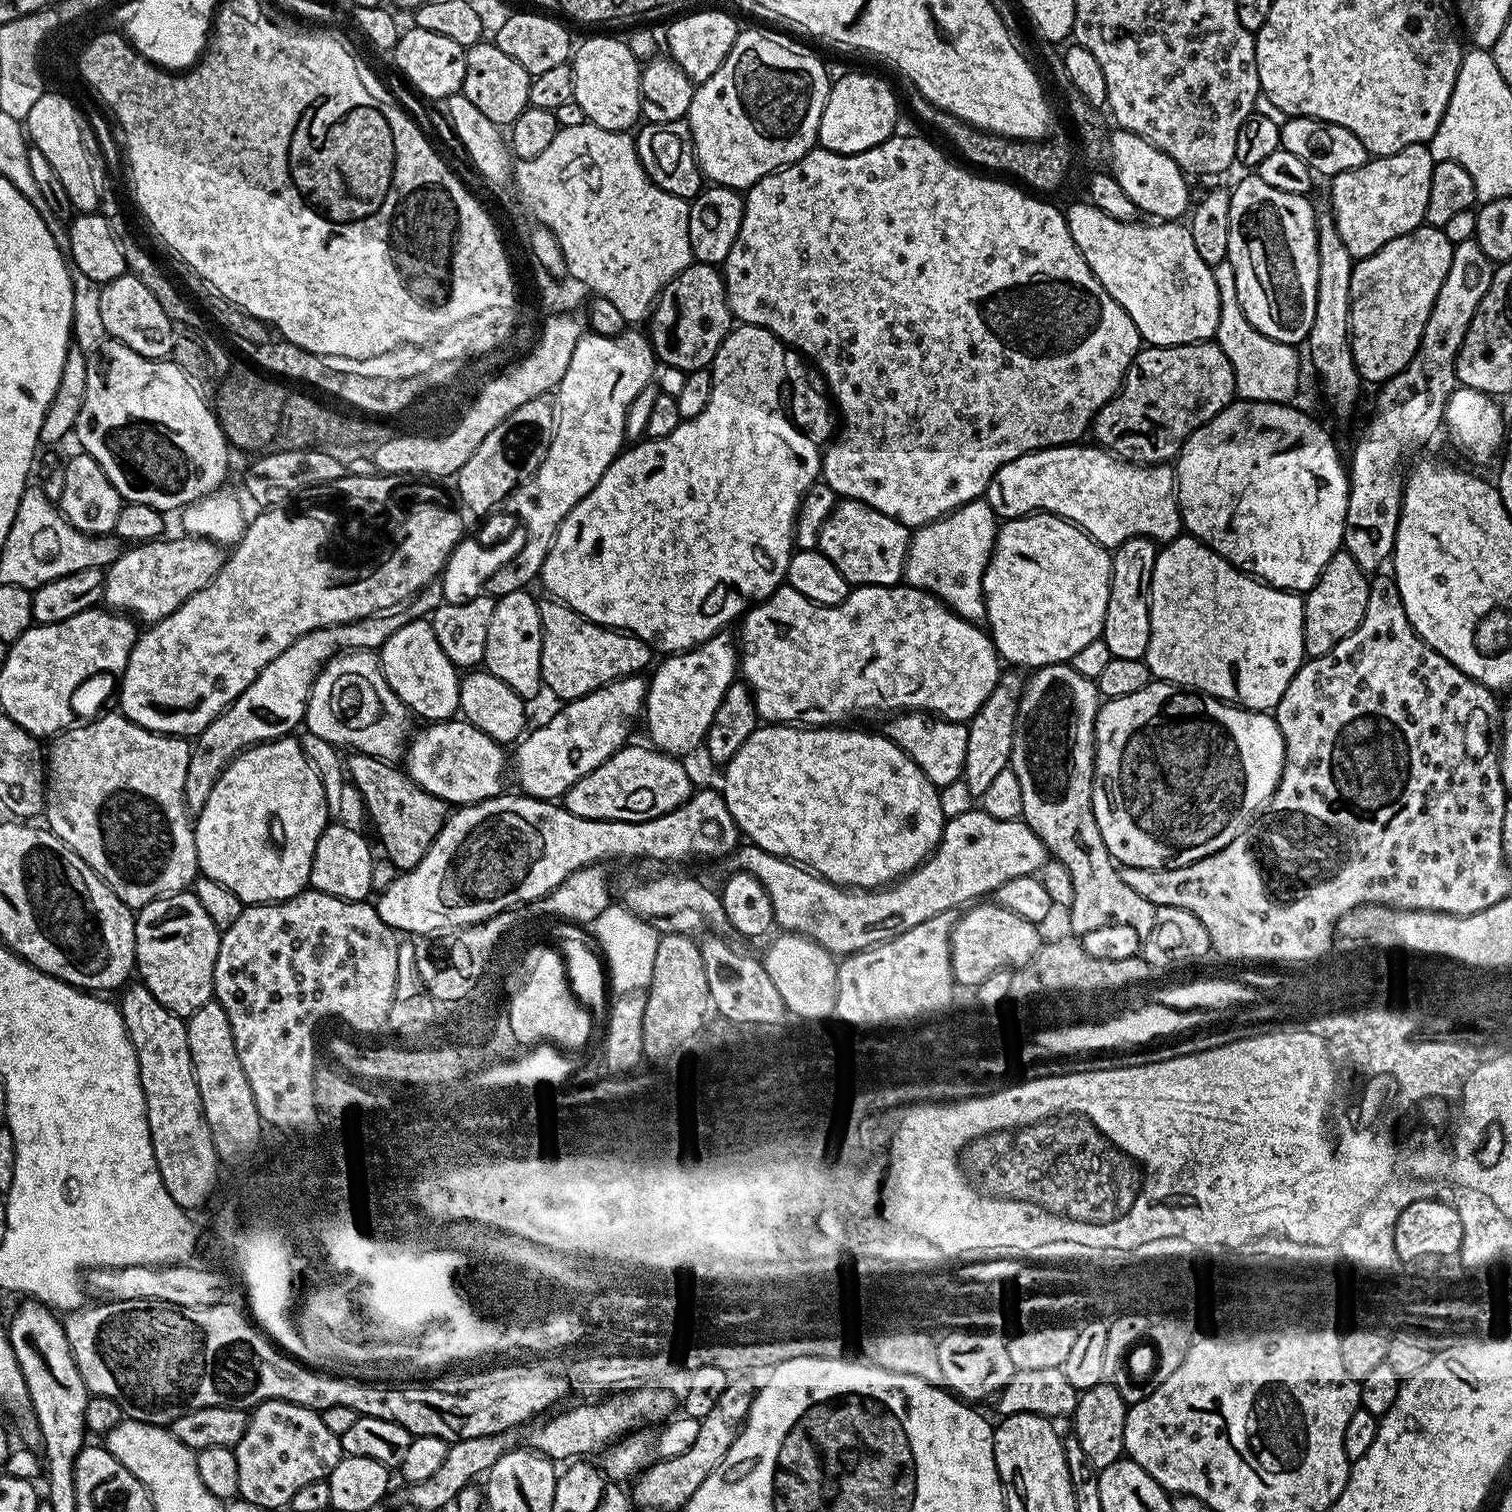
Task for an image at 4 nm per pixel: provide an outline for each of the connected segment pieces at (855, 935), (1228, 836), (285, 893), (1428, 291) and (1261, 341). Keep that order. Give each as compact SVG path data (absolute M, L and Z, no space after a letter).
M983 810L975 811L960 812L957 816L949 815L944 821L944 833L936 843L932 855L913 872L900 877L891 886L882 888L853 890L831 884L824 877L805 868L803 864L770 854L751 842L741 843L732 853L730 863L733 864L732 868L735 871L752 875L765 888L770 906L773 907L774 924L777 929L780 927L785 933L810 938L833 956L843 958L852 955L853 952L861 952L867 948L874 948L877 944L884 944L898 934L906 934L906 930L918 926L918 922L926 922L926 918L934 918L938 914L952 912L960 907L963 909L987 897L984 896L987 892L988 895L994 894L1006 882L1010 882L1010 878L1022 878L1039 873L1044 861L1049 859L1048 850L1038 838L1038 834L1034 834L1034 830L1030 830L1030 826L1025 824L1023 819L990 818L990 814Z
M1153 679L1138 694L1126 698L1105 699L1096 715L1096 775L1092 781L1092 809L1102 830L1102 842L1117 865L1125 868L1181 868L1190 866L1218 850L1222 850L1244 829L1249 820L1267 805L1268 799L1280 785L1280 775L1284 769L1284 739L1275 719L1268 712L1253 712L1214 696L1206 696L1195 690L1185 690L1179 684L1168 684L1164 680Z
M295 735L283 736L281 740L270 740L266 744L253 744L251 748L244 749L222 770L222 774L214 782L210 796L206 798L206 806L202 806L200 815L195 817L196 830L196 867L206 879L212 879L221 884L226 890L232 891L243 901L250 904L273 904L279 900L289 900L305 891L309 887L308 879L314 862L314 850L318 846L318 838L330 823L328 799L324 793L322 782L314 770L314 766L306 758L299 739Z
M1421 226L1412 232L1402 234L1374 254L1357 259L1352 265L1350 278L1350 326L1352 327L1352 353L1356 369L1360 371L1361 381L1383 382L1398 374L1414 358L1420 345L1422 330L1430 318L1434 298L1446 282L1450 270L1453 245L1446 238L1444 229Z
M1227 262L1212 269L1214 282L1218 286L1220 313L1214 343L1230 358L1234 366L1236 394L1241 400L1282 404L1291 401L1291 396L1300 388L1300 356L1295 347L1283 344L1274 338L1266 338L1246 318L1238 302L1238 286L1234 282L1234 266Z

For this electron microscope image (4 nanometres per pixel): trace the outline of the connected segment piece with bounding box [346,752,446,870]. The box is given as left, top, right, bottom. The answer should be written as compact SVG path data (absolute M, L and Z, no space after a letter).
M352 752L349 757L346 760L346 772L351 787L353 784L364 799L364 808L380 835L383 855L398 870L419 869L444 825L444 801L422 790L422 786L412 781L403 767L395 768L395 763L380 760L377 756L367 756L364 752Z

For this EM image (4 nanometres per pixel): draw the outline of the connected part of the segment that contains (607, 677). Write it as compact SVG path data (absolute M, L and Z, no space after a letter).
M555 598L545 601L540 604L540 678L543 687L547 691L549 688L560 702L577 700L624 676L643 673L643 668L653 663L653 649L648 647L645 640L623 630L595 624Z

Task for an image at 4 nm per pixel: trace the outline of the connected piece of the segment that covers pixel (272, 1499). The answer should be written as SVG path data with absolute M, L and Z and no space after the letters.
M264 1400L257 1408L251 1409L246 1434L236 1444L234 1451L238 1462L239 1499L254 1502L254 1506L261 1510L287 1509L292 1503L294 1494L298 1494L302 1486L310 1486L310 1482L327 1480L334 1466L338 1466L342 1455L340 1437L327 1428L319 1412L285 1400Z

